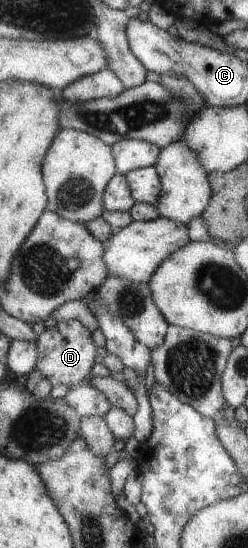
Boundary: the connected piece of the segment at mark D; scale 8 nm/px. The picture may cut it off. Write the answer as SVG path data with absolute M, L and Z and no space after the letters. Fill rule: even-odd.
M61 320L47 328L37 339L38 362L36 366L50 383L76 387L87 376L95 364L96 346L92 344L91 332L78 320Z

